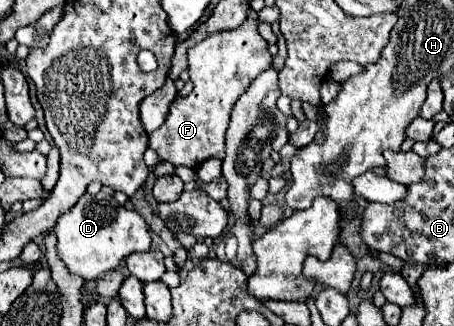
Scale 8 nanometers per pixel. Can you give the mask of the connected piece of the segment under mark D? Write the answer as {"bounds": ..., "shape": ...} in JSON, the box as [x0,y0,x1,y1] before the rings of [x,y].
{"bounds":[55,193,151,281],"shape":[[[85,193],[67,213],[63,213],[55,225],[59,257],[65,261],[73,275],[81,275],[85,281],[99,279],[105,273],[117,269],[117,265],[135,251],[147,251],[151,245],[151,233],[145,219],[137,211],[129,211],[107,197],[105,193]]]}

